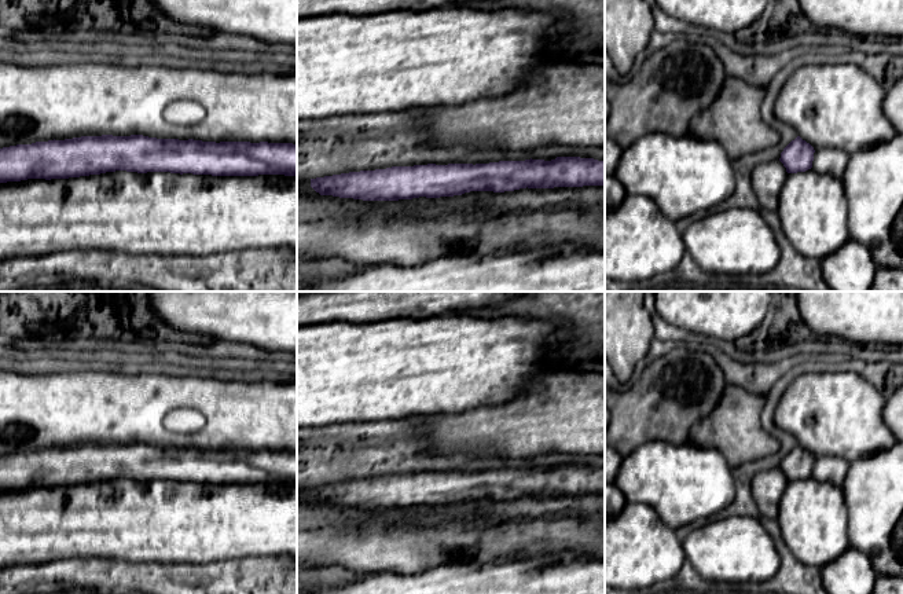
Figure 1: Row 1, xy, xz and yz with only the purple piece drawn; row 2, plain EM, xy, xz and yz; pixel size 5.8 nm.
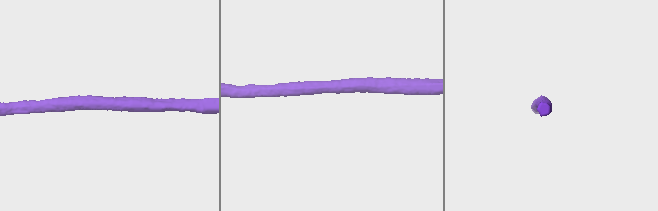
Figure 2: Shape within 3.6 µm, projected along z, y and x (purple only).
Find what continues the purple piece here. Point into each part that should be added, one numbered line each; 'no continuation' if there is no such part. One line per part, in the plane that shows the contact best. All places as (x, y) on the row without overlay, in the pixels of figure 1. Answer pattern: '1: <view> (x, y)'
no continuation

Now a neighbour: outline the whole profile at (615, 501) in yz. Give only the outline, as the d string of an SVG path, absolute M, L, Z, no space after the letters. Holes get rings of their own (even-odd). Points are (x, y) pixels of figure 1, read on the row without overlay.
M605 483L605 518L616 518L624 509L625 498L614 483Z

